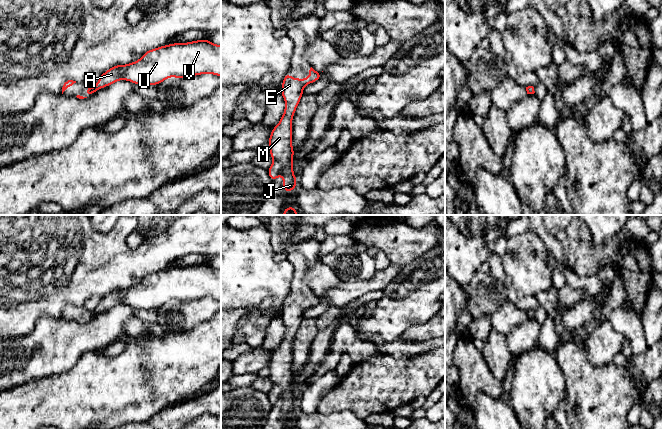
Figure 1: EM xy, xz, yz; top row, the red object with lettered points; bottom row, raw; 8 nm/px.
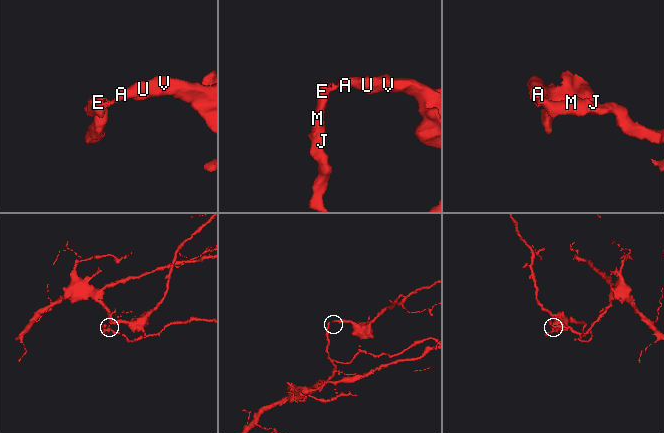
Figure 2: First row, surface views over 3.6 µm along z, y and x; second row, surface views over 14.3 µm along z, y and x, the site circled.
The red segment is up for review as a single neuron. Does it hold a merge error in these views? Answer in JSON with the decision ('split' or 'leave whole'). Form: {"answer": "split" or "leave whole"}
{"answer": "split"}

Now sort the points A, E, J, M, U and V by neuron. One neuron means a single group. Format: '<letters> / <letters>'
A U V / E J M

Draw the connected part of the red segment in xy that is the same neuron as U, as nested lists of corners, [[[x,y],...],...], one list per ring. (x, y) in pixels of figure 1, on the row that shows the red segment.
[[[202,39],[146,51],[139,60],[115,65],[101,74],[93,88],[95,93],[119,80],[157,86],[169,77],[185,78],[206,73],[221,76],[221,45]]]

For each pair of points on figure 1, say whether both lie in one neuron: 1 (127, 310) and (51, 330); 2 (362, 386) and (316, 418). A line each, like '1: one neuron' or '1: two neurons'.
1: one neuron
2: two neurons

